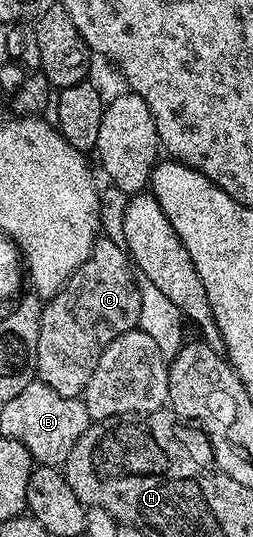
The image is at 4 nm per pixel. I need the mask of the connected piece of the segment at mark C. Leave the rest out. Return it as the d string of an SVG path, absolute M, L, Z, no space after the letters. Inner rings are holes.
M100 236L85 263L73 271L63 290L43 306L35 364L38 380L53 387L57 395L82 398L105 347L125 335L125 331L136 328L139 315L141 291L133 261L124 246Z

